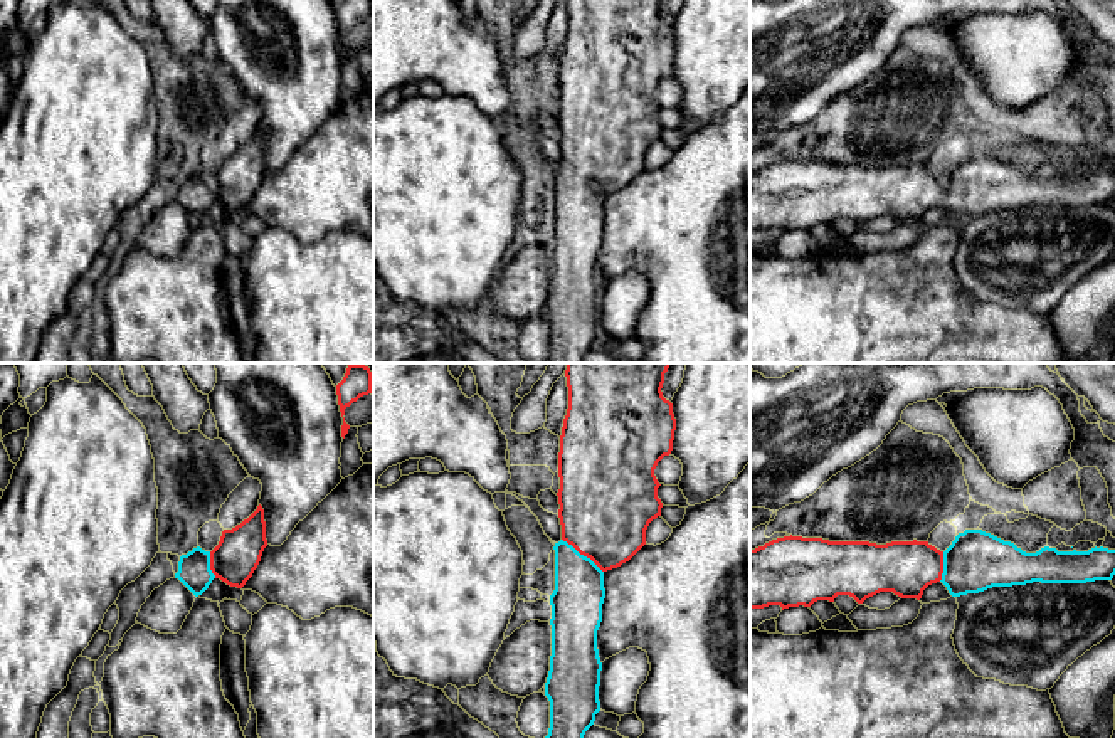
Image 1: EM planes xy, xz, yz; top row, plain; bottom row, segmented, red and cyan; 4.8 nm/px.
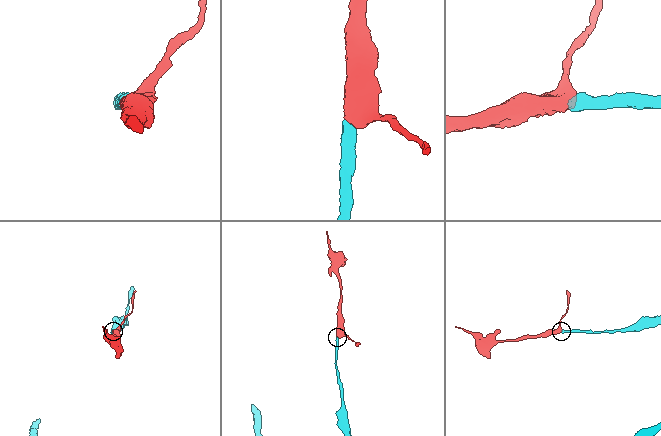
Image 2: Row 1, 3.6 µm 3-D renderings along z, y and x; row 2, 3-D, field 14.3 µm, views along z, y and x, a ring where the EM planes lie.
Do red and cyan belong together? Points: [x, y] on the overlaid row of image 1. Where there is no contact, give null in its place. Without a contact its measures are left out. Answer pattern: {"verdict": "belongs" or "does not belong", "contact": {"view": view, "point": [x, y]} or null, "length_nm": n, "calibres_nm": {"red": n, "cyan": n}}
{"verdict": "belongs", "contact": {"view": "xz", "point": [582, 553]}, "length_nm": 260, "calibres_nm": {"red": 440, "cyan": 240}}

